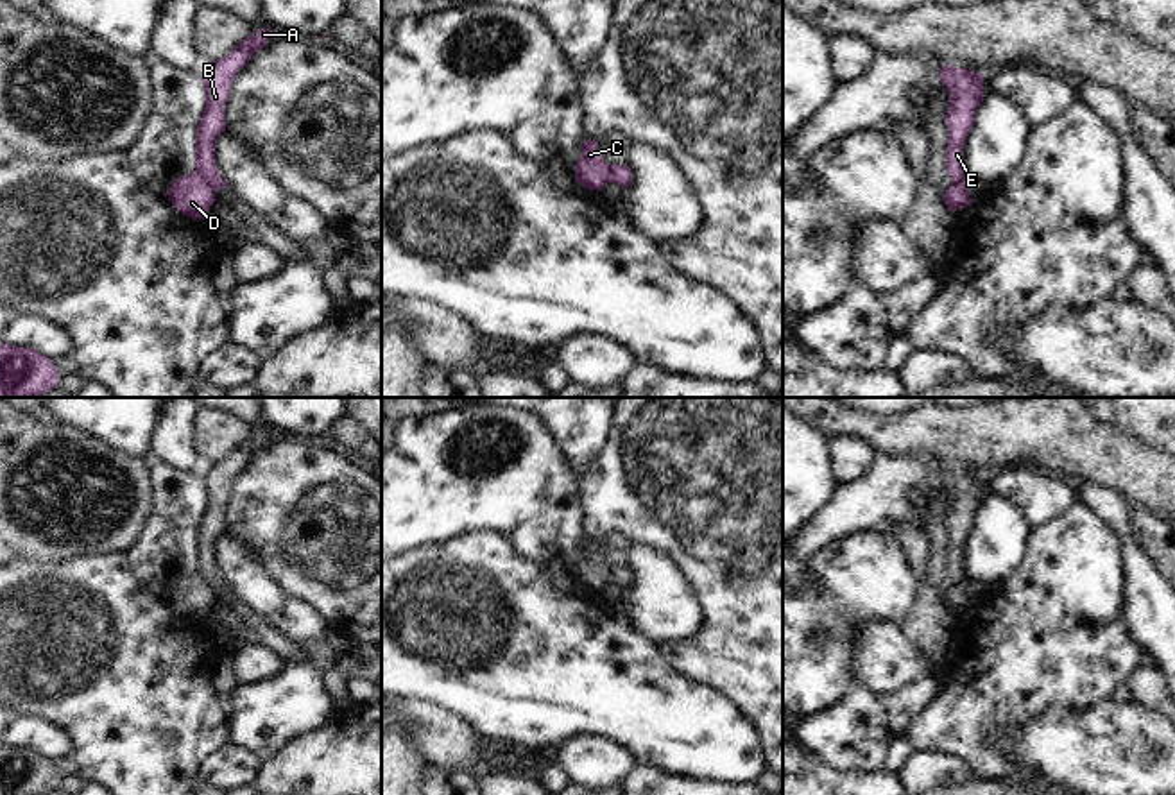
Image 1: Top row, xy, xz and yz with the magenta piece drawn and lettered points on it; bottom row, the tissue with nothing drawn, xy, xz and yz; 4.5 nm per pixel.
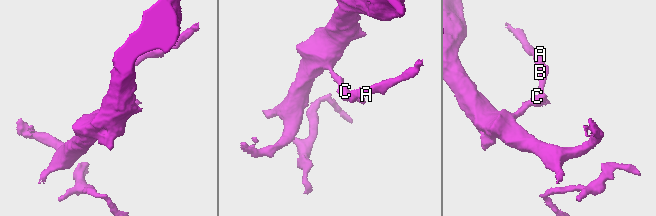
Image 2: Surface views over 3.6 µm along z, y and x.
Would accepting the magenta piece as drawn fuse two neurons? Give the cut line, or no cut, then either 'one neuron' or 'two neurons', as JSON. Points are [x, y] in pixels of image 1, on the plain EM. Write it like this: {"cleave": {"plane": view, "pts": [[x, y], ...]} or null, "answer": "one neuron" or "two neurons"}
{"cleave": {"plane": "xy", "pts": [[196, 572], [214, 589]]}, "answer": "two neurons"}

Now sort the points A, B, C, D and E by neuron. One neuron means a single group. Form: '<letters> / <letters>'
A B E / C D

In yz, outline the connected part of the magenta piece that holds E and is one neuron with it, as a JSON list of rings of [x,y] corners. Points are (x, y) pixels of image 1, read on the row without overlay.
[[[946,466],[939,480],[949,491],[949,509],[944,519],[948,526],[946,568],[951,584],[956,586],[967,580],[964,544],[976,521],[976,512],[983,503],[983,476],[974,471]]]

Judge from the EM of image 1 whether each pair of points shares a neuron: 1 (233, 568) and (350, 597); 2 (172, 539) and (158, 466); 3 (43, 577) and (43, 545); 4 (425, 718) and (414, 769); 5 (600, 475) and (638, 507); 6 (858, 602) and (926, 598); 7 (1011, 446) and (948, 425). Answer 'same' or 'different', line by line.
1: different
2: same
3: different
4: different
5: same
6: different
7: same

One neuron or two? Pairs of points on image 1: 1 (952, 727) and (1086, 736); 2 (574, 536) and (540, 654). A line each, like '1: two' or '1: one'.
1: two
2: two

